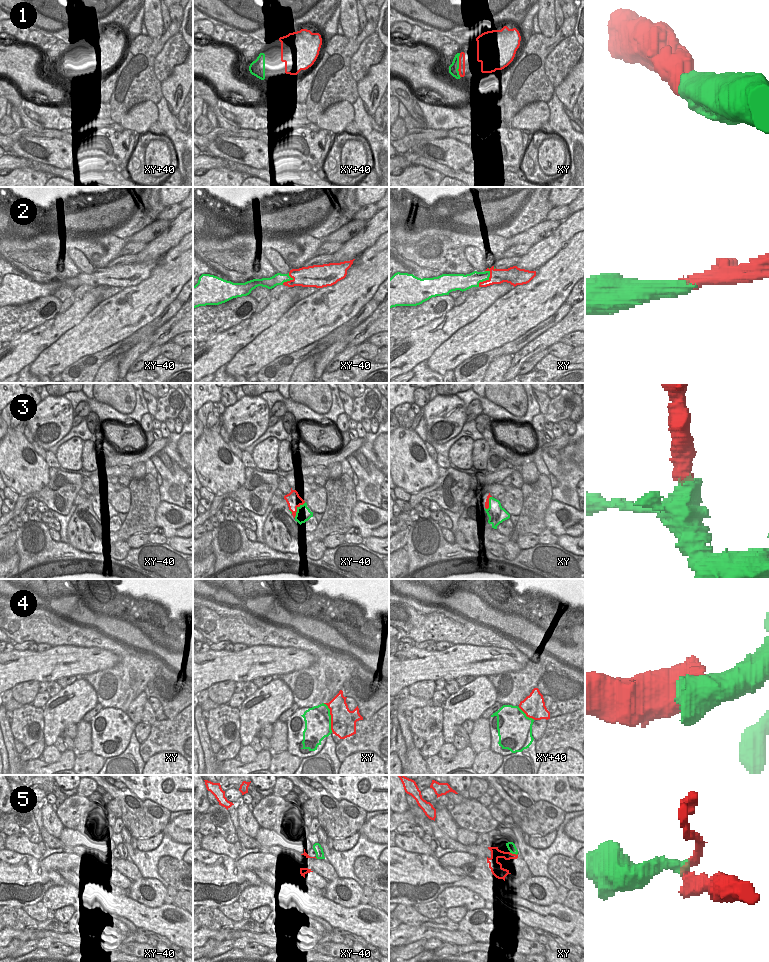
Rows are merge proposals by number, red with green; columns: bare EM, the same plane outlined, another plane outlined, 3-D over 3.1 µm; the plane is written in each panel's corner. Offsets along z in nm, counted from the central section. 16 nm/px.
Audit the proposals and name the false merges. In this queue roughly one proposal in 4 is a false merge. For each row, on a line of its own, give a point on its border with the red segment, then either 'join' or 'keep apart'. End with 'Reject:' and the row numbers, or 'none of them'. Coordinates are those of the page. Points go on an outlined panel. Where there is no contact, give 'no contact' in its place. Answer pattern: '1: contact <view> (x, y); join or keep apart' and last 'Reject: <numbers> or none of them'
1: contact xy (459, 65); join
2: contact xy (487, 280); join
3: contact xy-40 (296, 509); join
4: contact xy (331, 717); join
5: contact xy (513, 854); keep apart
Reject: 5

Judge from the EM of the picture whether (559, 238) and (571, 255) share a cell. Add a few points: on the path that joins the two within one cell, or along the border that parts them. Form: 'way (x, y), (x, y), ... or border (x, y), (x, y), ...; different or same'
border (574, 234), (547, 260); different

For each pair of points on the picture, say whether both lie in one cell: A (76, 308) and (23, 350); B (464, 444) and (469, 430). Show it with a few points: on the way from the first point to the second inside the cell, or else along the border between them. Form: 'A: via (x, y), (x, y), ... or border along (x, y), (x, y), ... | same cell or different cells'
A: via (63, 321), (36, 340) | same cell
B: border along (474, 440), (461, 436), (448, 450) | different cells

